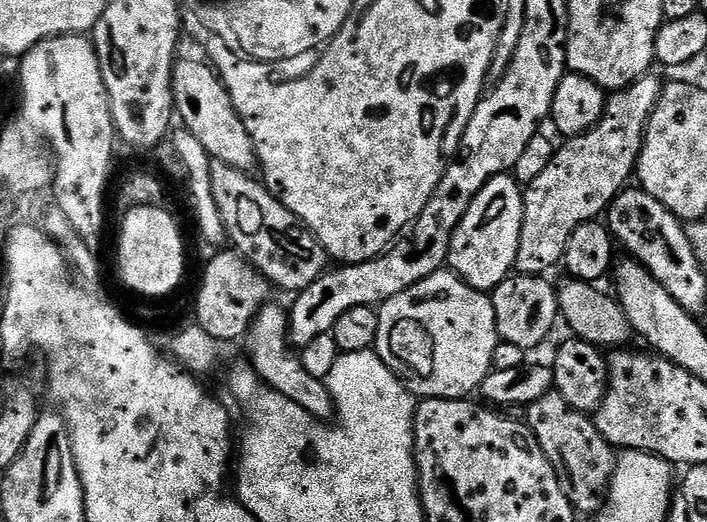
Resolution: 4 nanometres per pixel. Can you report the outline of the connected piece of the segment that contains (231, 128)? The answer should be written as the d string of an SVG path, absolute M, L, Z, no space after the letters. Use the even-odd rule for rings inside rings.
M177 59L172 66L172 102L182 128L198 138L212 160L251 173L257 167L256 147L238 114L230 94L211 63Z

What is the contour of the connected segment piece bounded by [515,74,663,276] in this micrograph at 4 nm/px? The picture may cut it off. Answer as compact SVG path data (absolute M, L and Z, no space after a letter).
M654 74L644 76L607 97L602 118L588 132L563 141L556 157L526 185L522 238L518 238L515 271L522 276L544 276L566 254L566 242L580 224L603 217L612 201L632 180L651 114L661 96L663 83Z

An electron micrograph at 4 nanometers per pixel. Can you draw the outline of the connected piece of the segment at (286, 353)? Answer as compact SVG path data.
M269 302L261 307L249 328L246 343L250 348L250 364L253 371L271 391L290 398L318 420L326 422L335 415L335 404L327 383L311 377L302 366L299 357L293 354L288 338L288 312L285 307L283 309L275 302Z

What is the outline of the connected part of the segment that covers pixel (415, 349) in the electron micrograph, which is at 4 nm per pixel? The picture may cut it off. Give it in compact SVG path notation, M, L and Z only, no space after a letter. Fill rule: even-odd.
M441 270L422 278L410 290L394 294L394 298L379 305L378 338L374 350L386 362L388 369L408 385L408 391L417 398L430 400L462 400L471 397L489 372L498 343L494 306L489 293L471 288L451 270Z

